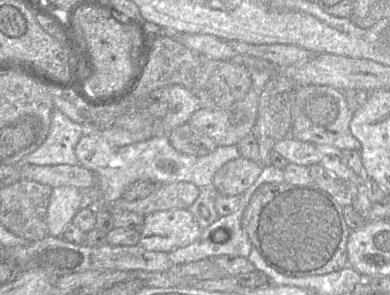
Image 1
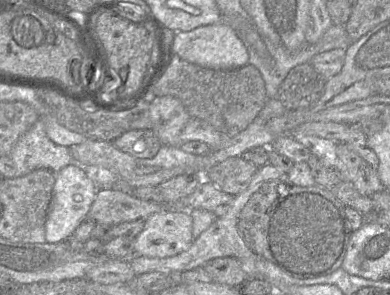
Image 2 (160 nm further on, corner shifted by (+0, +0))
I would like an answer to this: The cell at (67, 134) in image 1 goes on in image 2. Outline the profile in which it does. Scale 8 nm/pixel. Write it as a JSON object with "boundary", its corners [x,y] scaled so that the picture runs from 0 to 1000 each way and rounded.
{"boundary":[[[103,403],[46,471],[23,532],[38,559],[38,600],[95,573],[123,573],[146,590],[190,553],[174,498],[146,492],[121,464]]]}

